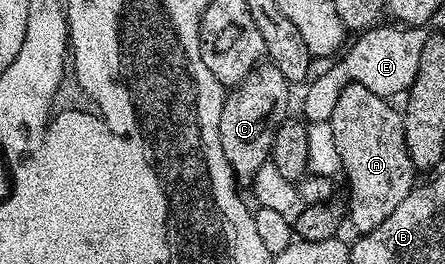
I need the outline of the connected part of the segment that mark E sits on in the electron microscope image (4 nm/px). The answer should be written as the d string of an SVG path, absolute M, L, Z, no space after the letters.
M376 25L362 32L351 49L337 63L312 78L303 101L303 111L306 115L304 118L308 122L328 122L333 109L336 108L337 98L351 83L363 85L371 93L386 99L393 99L393 96L399 94L402 96L410 90L420 68L421 51L427 40L428 30L424 26L383 26Z

